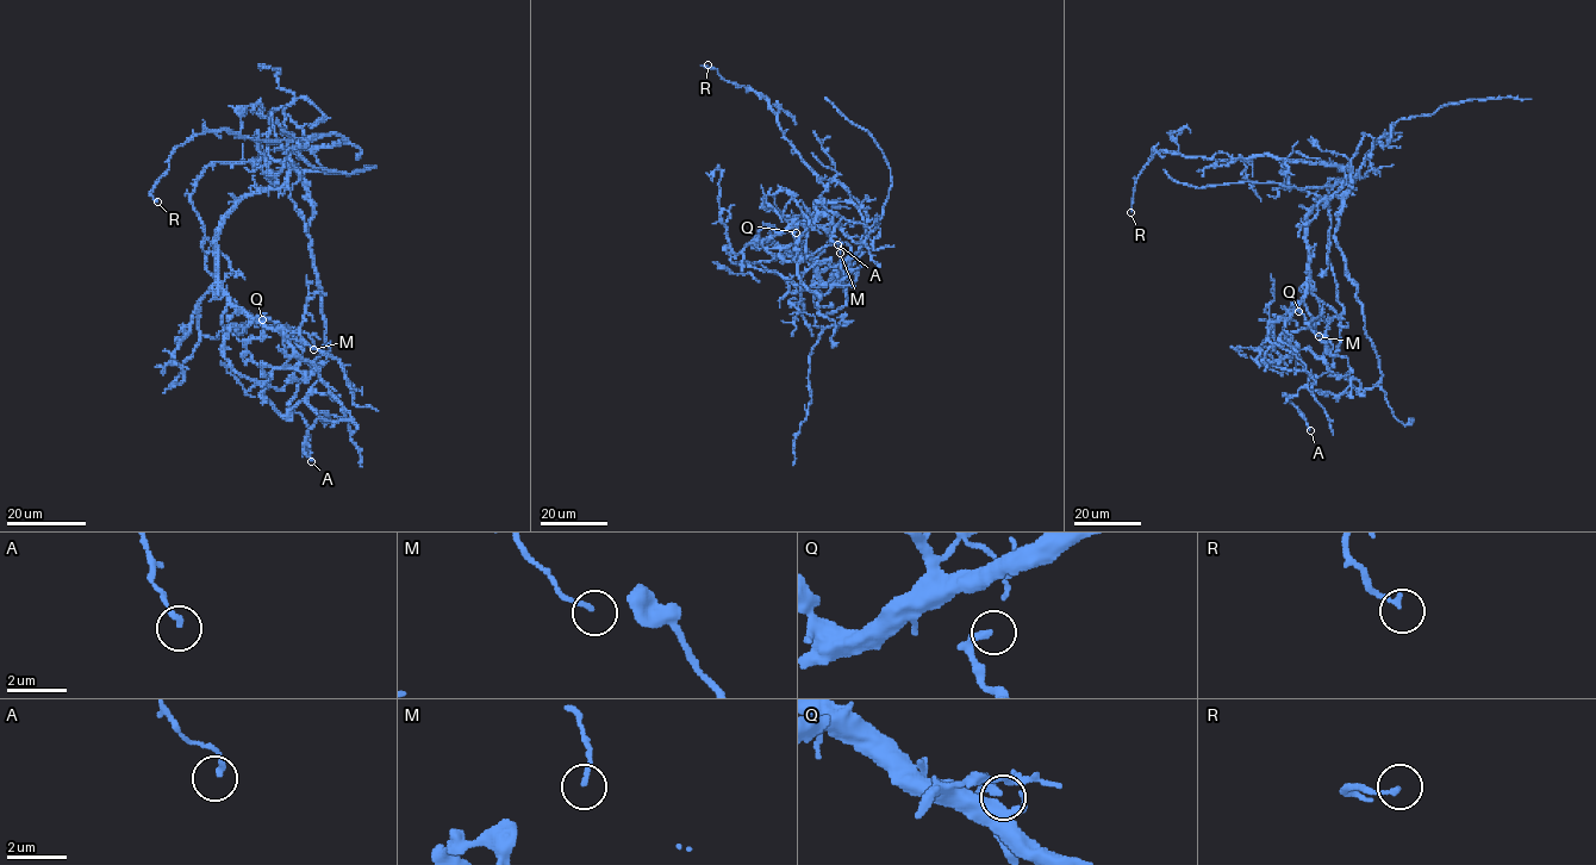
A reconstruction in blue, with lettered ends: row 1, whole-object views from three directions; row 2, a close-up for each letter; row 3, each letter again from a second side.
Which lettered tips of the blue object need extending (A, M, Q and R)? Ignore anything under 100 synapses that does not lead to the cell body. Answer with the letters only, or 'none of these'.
none of these

